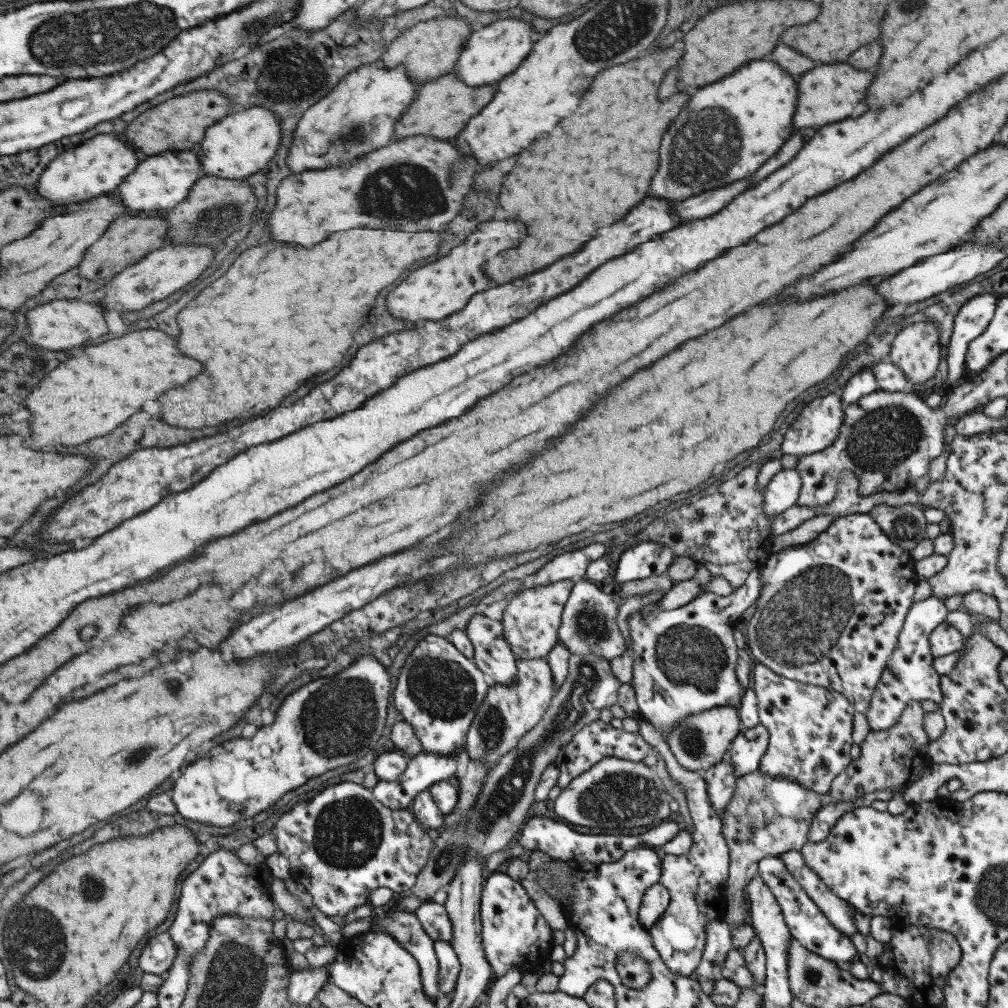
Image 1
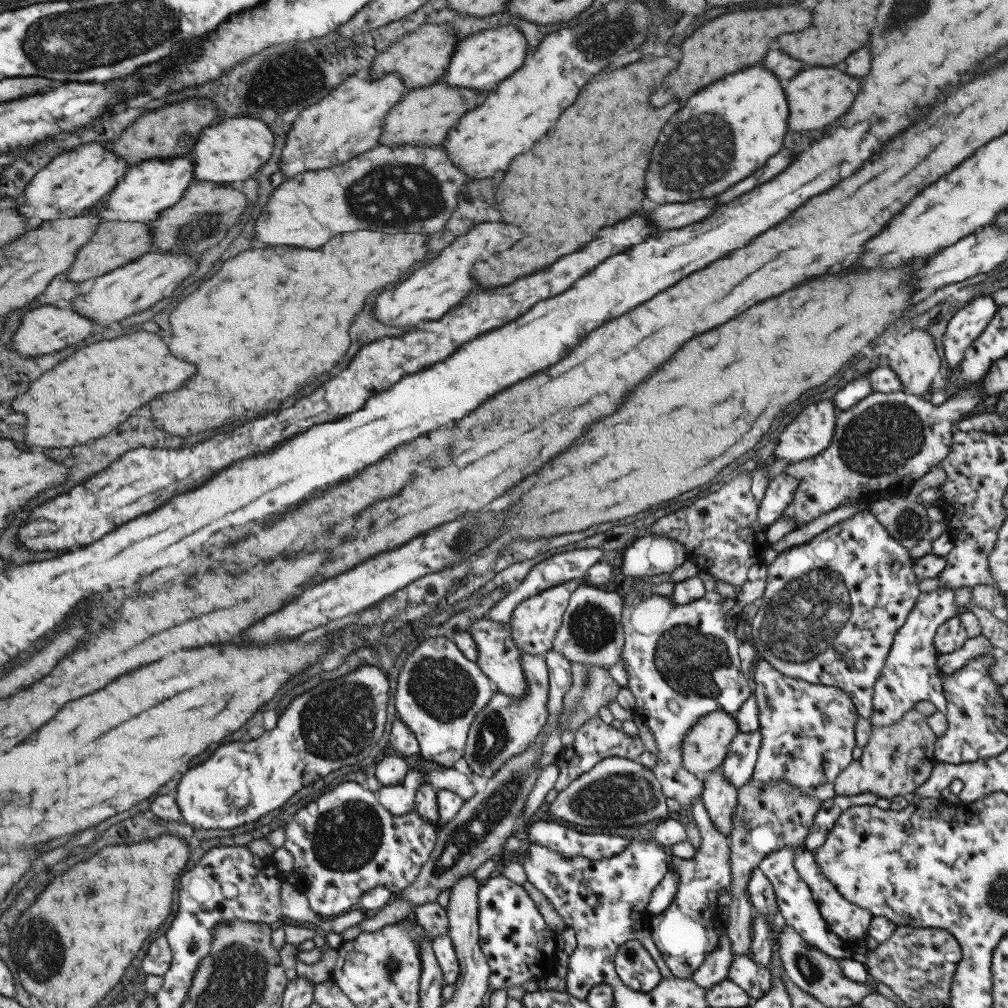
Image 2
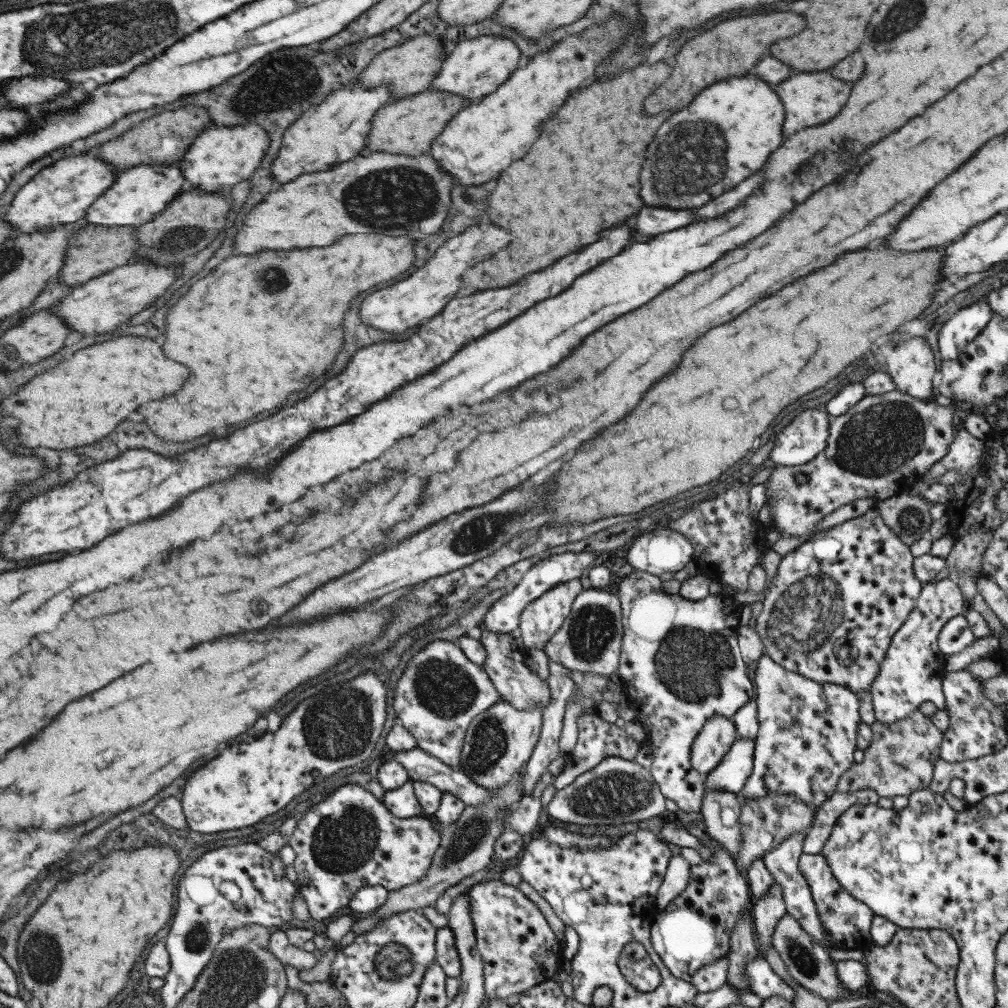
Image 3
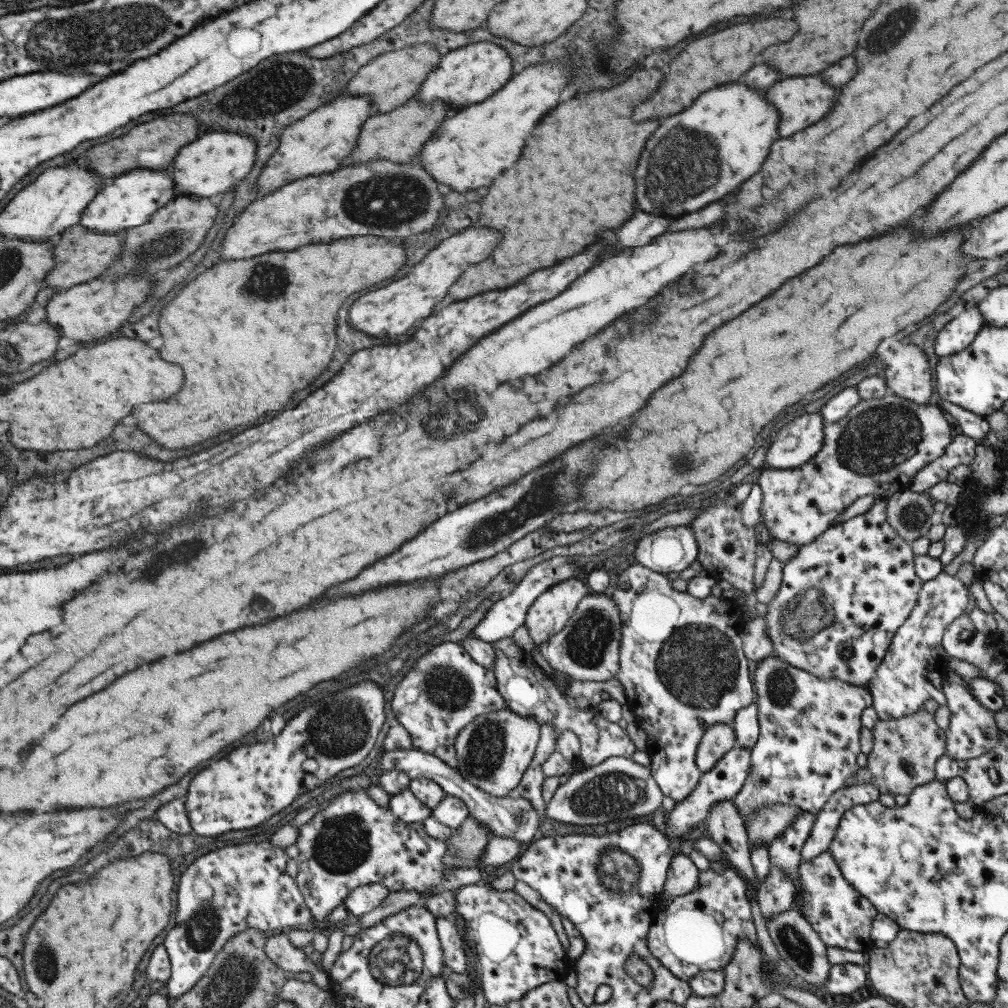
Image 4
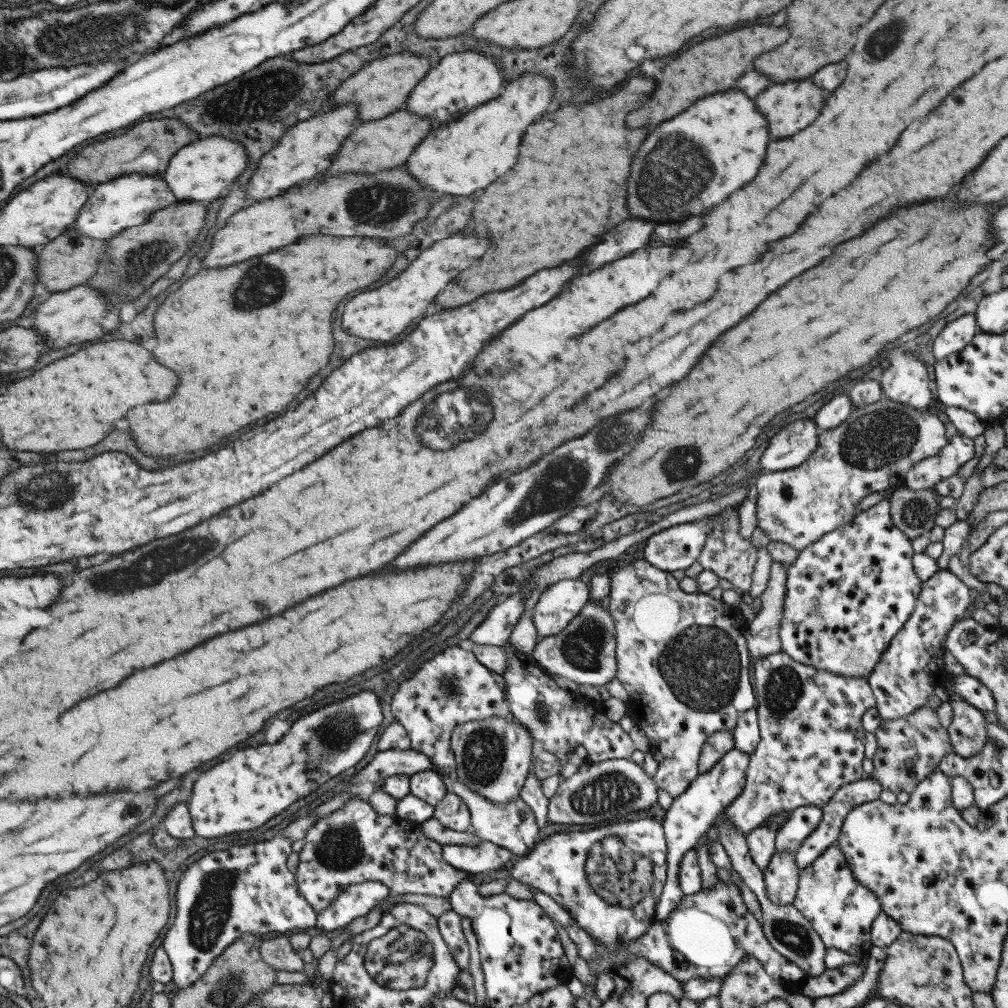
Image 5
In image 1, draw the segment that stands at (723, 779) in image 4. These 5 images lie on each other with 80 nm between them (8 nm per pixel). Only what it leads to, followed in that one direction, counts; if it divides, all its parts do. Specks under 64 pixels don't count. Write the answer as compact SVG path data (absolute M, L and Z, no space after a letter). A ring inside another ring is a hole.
M761 723L740 729L726 750L726 758L732 764L735 778L758 768L767 743L767 729Z

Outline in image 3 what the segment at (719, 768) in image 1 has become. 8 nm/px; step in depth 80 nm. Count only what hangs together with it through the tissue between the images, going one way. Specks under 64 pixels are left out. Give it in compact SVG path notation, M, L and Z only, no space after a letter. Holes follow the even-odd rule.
M707 791L702 796L700 813L707 834L727 849L733 860L738 853L740 841L739 813L741 800L737 794L725 791Z

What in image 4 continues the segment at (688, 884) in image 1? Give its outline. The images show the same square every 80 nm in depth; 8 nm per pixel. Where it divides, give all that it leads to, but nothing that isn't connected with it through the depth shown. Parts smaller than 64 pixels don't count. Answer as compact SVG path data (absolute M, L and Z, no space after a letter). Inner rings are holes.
M724 867L720 874L712 869L699 871L697 886L687 894L673 897L658 920L650 925L646 934L647 948L671 974L688 982L699 971L721 971L731 958L736 942L747 939L758 950L765 970L789 983L797 982L784 960L768 962L758 946L749 911L750 892L747 882L733 867Z

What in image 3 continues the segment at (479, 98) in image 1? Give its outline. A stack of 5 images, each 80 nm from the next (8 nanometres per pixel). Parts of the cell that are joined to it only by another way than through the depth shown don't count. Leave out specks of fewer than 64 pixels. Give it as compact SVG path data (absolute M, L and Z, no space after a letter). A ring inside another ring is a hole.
M427 89L422 93L412 94L387 103L371 118L371 128L364 148L373 152L383 151L412 157L428 152L431 143L448 125L451 117L470 103L468 98L458 94L433 92L433 90Z

